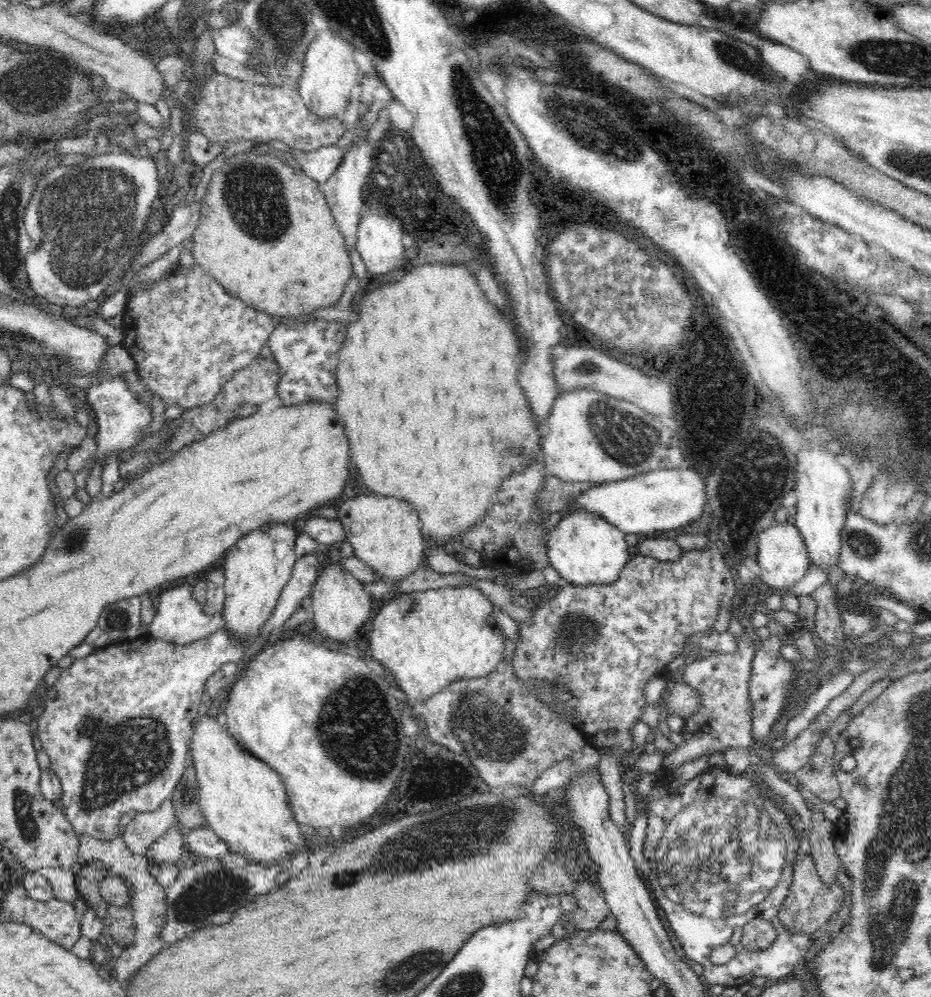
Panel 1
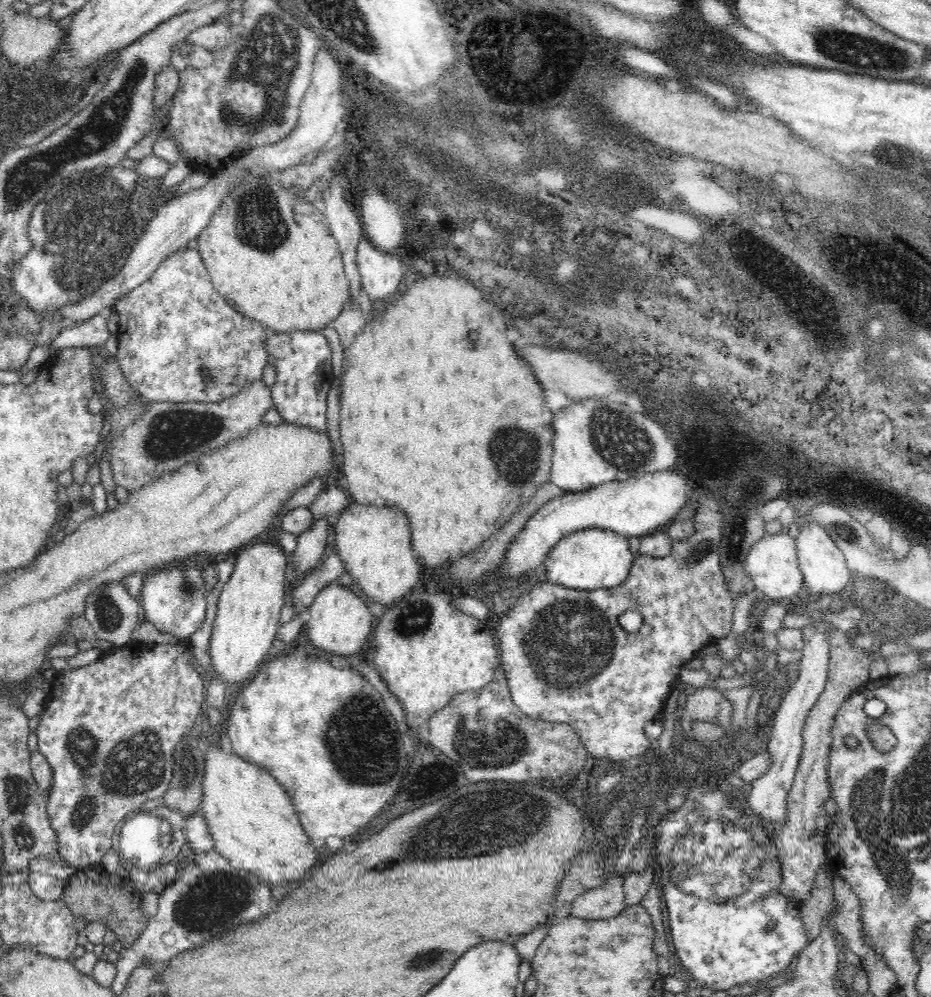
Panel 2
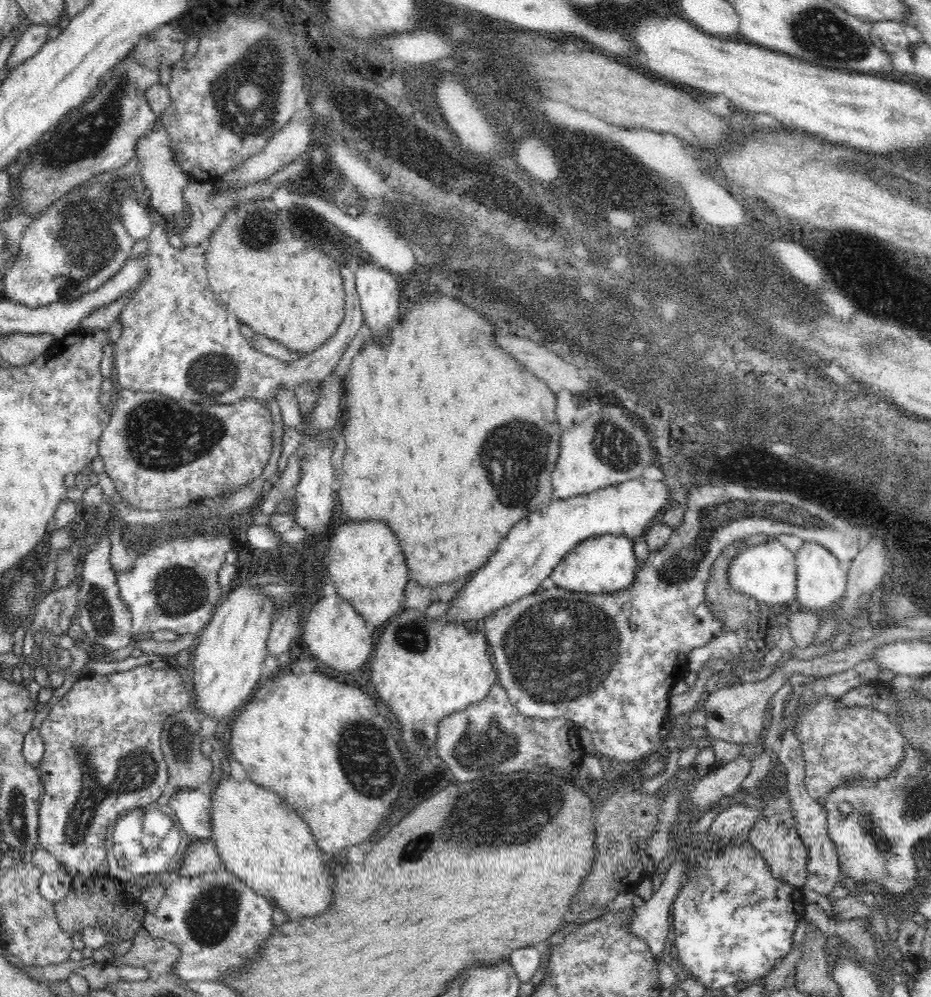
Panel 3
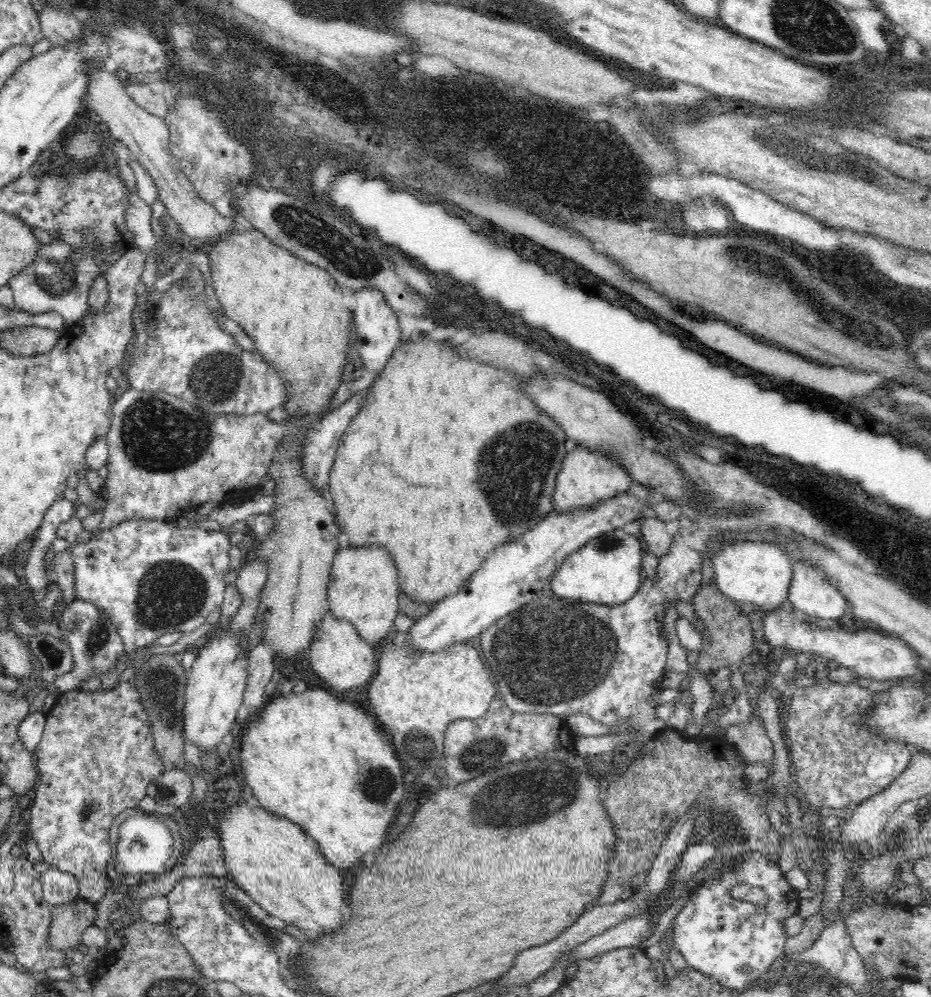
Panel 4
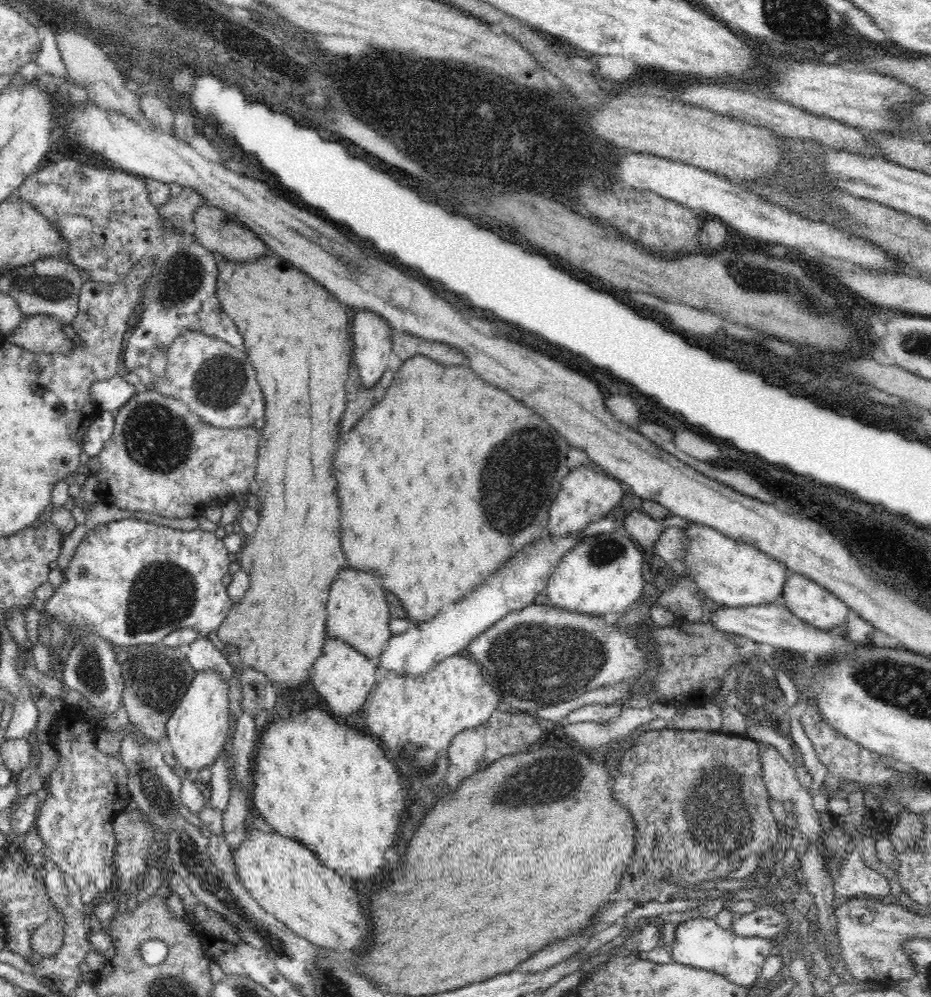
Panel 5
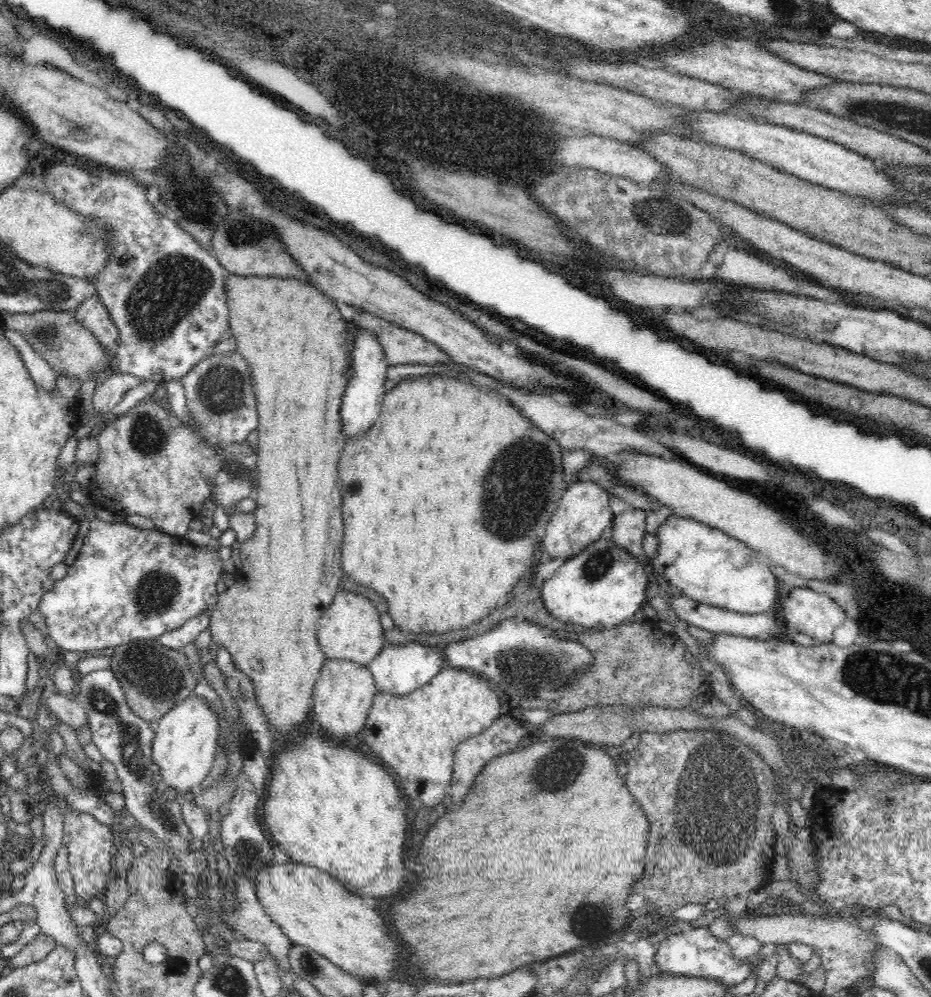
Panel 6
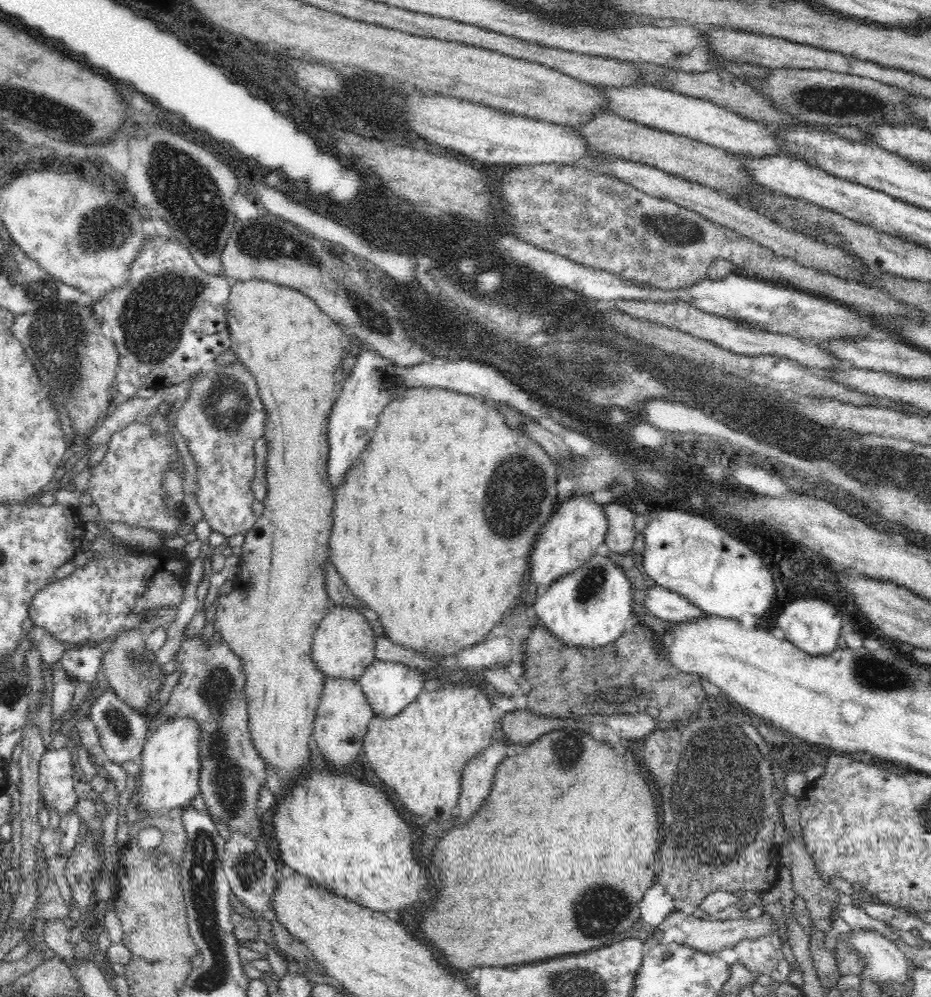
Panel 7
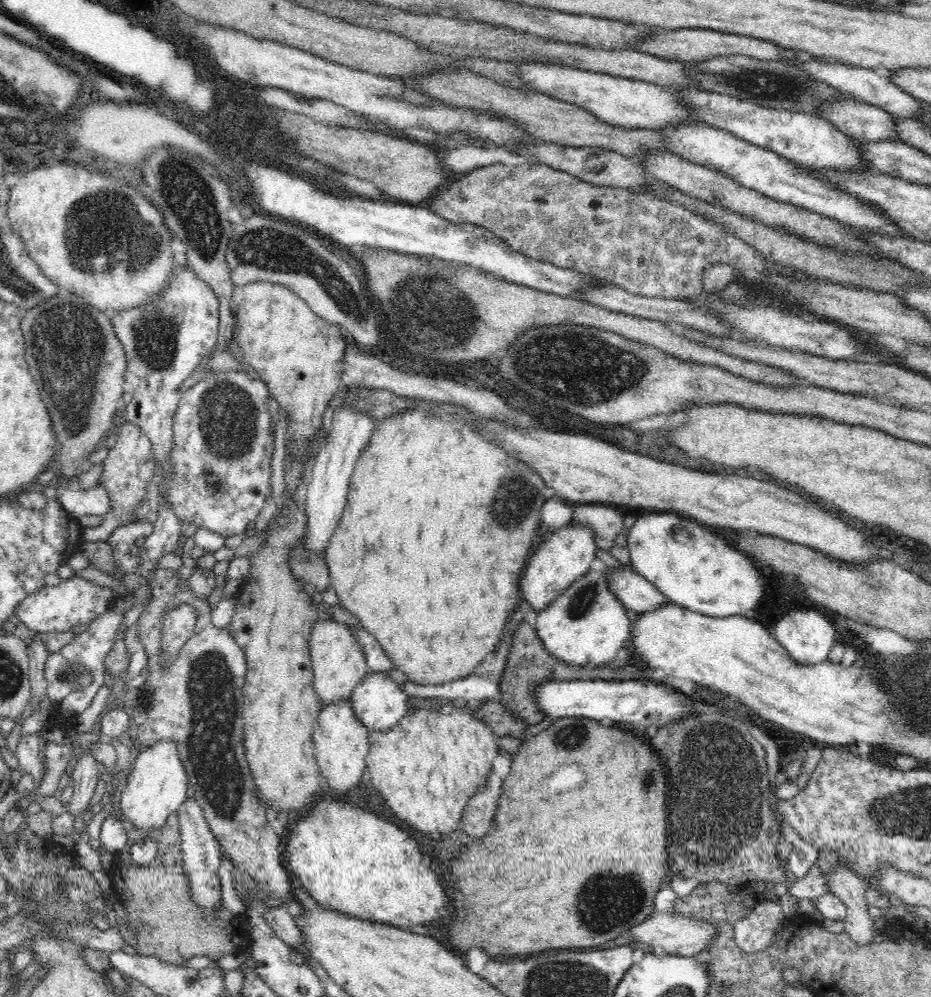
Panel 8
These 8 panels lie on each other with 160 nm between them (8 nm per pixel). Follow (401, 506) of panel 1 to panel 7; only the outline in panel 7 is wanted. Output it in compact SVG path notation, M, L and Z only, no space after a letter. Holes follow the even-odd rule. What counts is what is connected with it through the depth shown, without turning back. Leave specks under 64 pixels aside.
M347 605L330 607L320 621L312 643L312 661L328 678L351 678L359 680L364 671L376 661L375 638L370 622Z

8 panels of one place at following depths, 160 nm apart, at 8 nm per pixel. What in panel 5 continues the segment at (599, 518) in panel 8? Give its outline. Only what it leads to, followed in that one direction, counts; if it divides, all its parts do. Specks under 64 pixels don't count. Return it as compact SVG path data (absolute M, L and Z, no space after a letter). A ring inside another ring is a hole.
M633 511L624 518L626 536L644 549L653 548L664 530L661 520L641 511Z

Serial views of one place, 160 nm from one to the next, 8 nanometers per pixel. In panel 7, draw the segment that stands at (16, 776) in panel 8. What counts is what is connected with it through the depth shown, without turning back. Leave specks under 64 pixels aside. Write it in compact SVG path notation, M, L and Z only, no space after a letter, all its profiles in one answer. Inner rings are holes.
M65 747L46 751L39 762L39 787L42 794L44 806L55 808L60 816L71 811L78 802L77 793L74 788L74 776L76 767L72 765L72 752Z

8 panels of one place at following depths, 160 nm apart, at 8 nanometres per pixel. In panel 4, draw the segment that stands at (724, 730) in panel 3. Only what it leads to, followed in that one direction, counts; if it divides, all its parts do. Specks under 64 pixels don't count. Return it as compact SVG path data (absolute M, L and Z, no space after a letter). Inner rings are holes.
M754 702L752 706L751 723L730 725L723 737L742 753L742 757L748 763L758 762L758 764L765 764L769 768L771 775L774 748Z

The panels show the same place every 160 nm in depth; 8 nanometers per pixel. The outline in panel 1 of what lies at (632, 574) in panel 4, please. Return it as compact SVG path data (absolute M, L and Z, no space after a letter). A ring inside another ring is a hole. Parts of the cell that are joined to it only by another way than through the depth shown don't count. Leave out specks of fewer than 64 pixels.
M581 511L569 515L552 529L548 540L549 564L560 574L563 583L576 586L612 585L630 560L626 534L603 517Z

